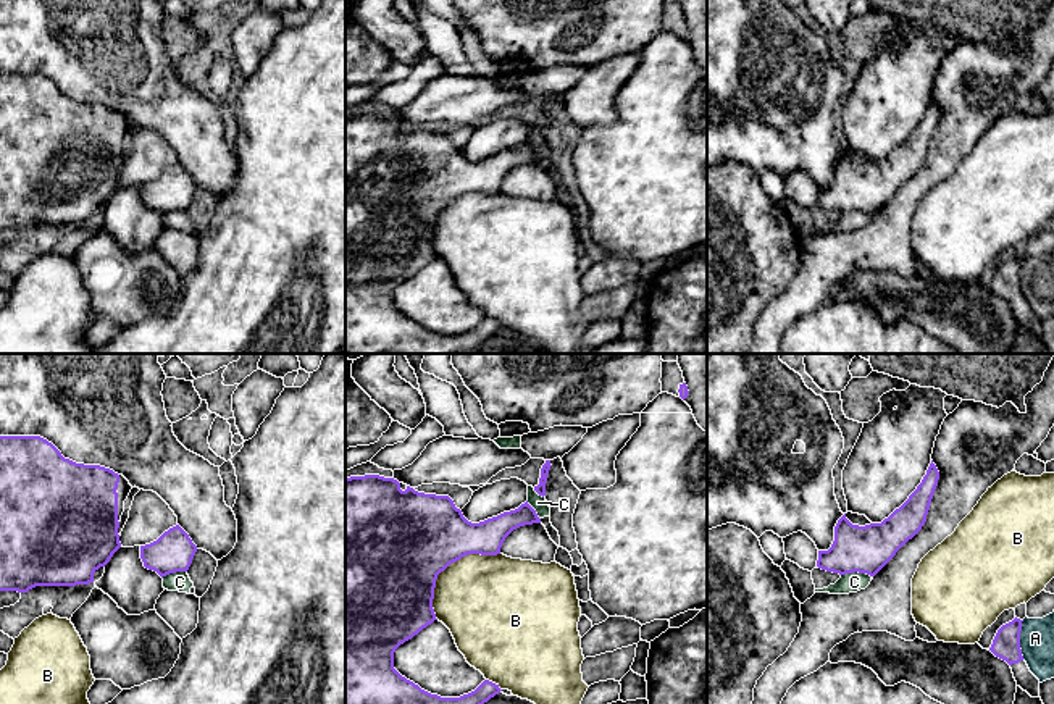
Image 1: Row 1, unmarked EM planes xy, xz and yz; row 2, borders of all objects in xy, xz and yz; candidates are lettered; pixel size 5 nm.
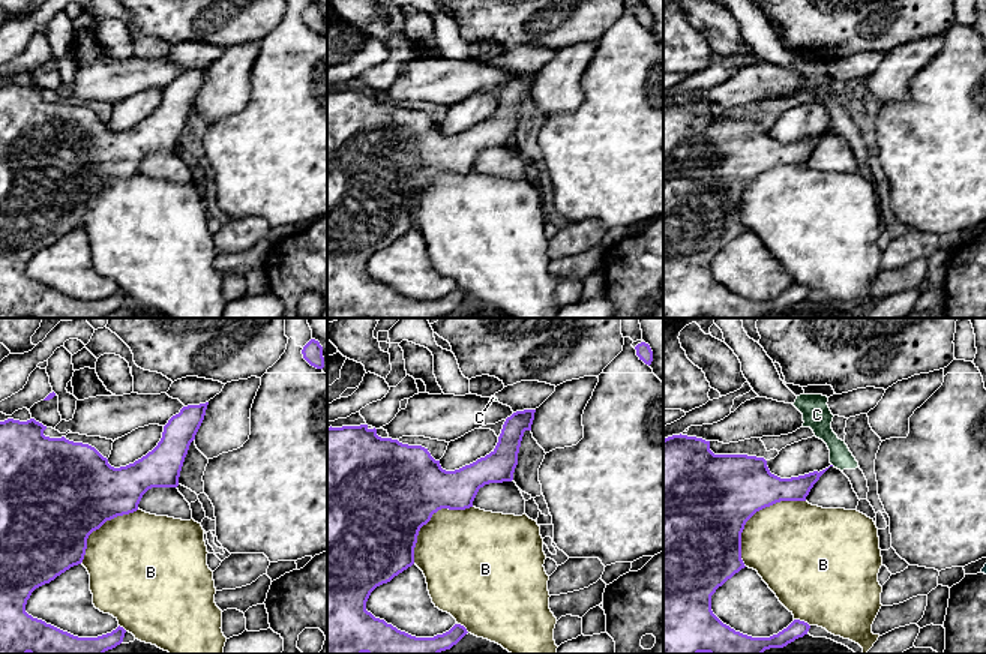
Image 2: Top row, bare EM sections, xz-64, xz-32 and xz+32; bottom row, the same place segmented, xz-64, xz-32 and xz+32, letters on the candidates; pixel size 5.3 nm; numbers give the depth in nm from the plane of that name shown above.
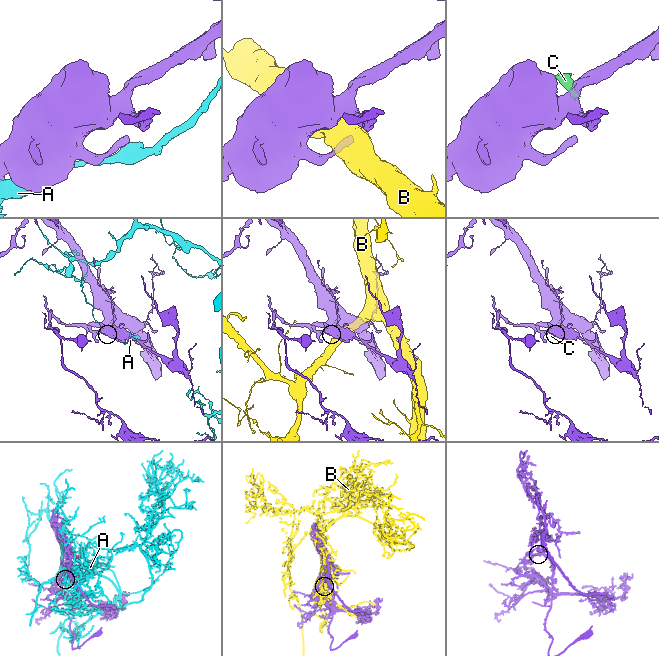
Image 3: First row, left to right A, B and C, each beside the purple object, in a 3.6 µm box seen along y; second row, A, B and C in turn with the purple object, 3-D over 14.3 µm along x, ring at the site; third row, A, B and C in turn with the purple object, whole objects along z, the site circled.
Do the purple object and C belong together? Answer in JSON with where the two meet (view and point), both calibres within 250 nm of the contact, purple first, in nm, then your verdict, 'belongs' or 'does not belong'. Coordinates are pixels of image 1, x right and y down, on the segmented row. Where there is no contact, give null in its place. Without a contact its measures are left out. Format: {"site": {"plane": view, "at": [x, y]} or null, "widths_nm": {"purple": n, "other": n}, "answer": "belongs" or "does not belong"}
{"site": {"plane": "yz", "at": [856, 570]}, "widths_nm": {"purple": 240, "other": 100}, "answer": "does not belong"}

